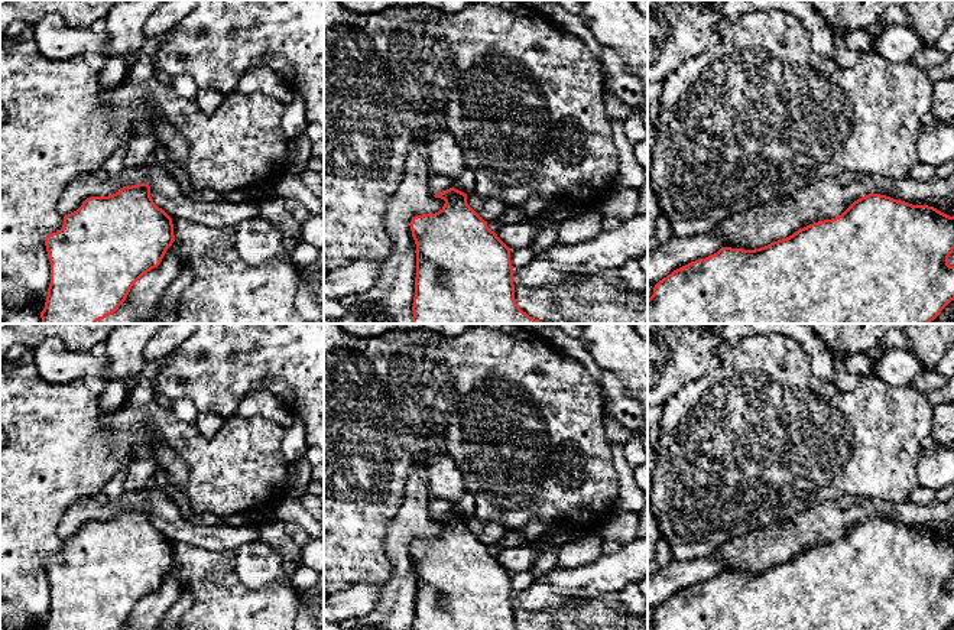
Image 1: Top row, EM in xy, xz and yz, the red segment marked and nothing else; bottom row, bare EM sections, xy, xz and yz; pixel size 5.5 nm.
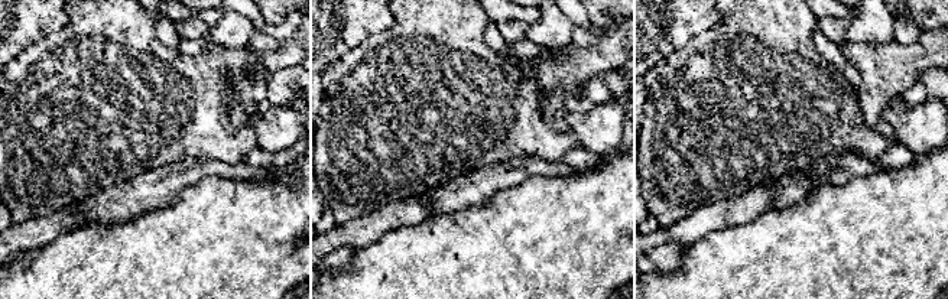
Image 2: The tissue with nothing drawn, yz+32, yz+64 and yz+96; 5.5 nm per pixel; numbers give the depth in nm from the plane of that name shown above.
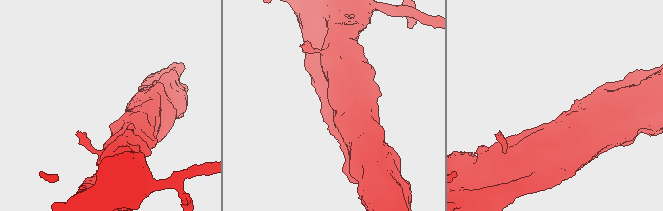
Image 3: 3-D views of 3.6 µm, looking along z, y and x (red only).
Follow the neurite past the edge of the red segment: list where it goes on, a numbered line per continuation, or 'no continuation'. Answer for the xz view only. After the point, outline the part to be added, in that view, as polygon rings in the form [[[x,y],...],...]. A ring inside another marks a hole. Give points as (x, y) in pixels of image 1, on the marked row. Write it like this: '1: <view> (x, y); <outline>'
no continuation

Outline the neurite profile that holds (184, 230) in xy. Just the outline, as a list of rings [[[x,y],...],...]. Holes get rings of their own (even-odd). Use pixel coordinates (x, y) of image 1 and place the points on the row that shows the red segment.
[[[172,220],[173,254],[182,269],[192,269],[194,280],[179,296],[179,312],[175,324],[314,324],[302,319],[295,308],[295,296],[299,283],[299,270],[282,260],[260,266],[244,263],[234,247],[234,227],[211,228],[204,224]]]

